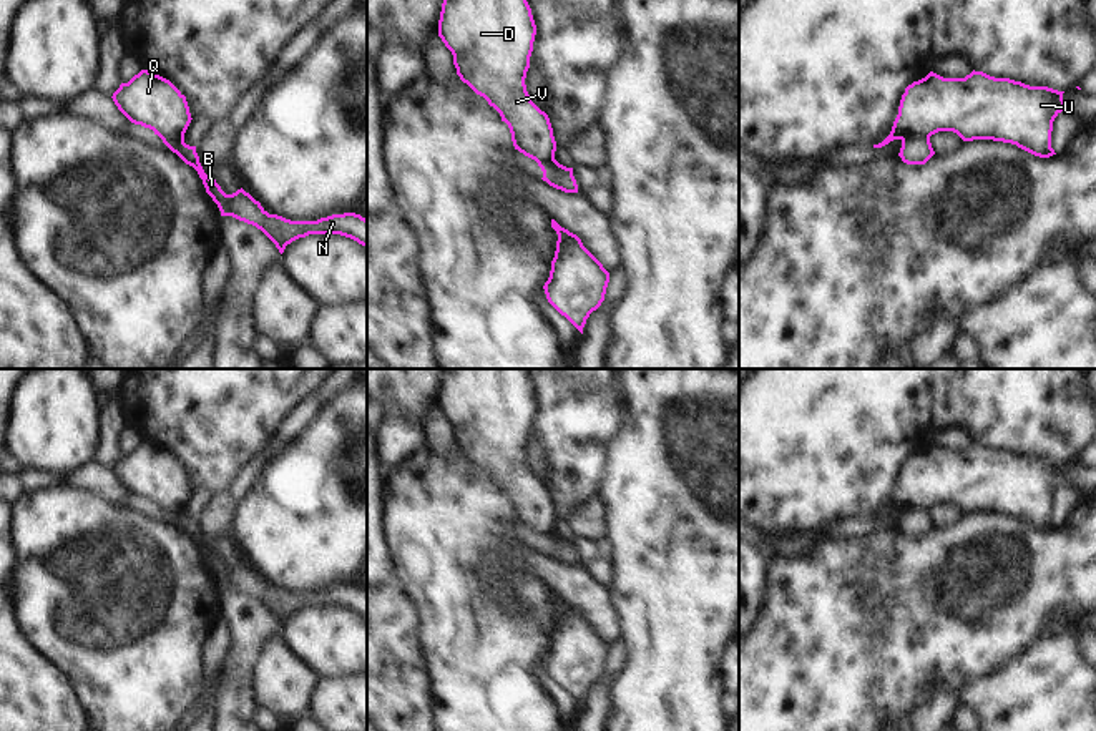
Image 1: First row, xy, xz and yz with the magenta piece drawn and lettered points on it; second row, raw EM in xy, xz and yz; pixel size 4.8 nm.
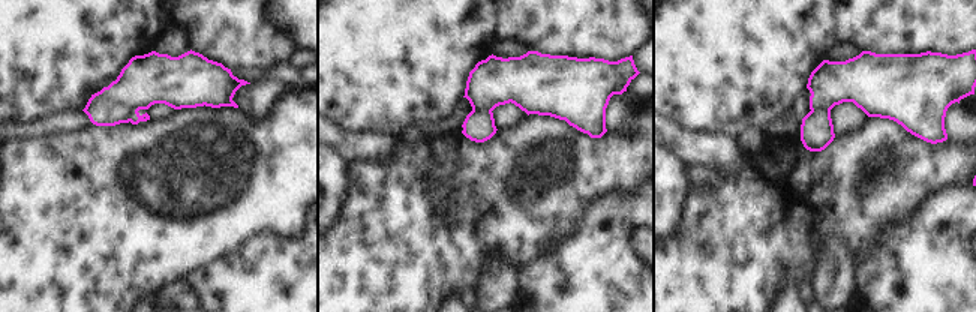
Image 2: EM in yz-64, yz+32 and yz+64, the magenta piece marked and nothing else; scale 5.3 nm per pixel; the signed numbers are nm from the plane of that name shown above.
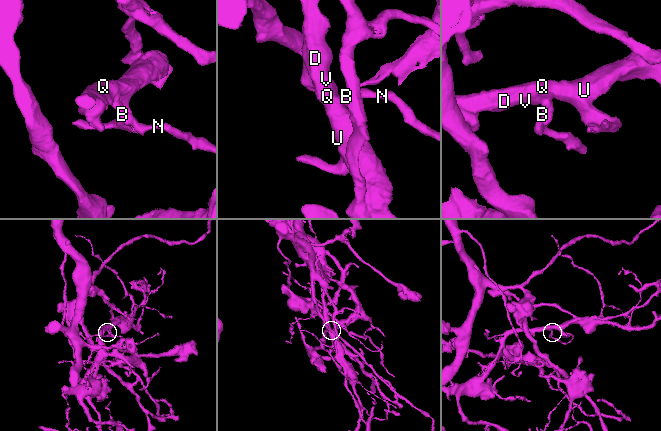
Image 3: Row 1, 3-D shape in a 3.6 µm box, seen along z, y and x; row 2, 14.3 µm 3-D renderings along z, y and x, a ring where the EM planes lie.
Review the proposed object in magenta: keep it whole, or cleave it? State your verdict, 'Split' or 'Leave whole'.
Split.

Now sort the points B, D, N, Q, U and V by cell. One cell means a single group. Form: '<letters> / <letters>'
B N / D Q U V

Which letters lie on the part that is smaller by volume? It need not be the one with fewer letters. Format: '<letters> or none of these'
B, N

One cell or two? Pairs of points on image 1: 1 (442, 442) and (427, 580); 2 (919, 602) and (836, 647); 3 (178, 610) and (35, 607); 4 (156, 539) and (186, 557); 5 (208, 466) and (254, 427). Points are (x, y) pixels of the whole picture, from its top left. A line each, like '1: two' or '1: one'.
1: two
2: one
3: one
4: one
5: one

